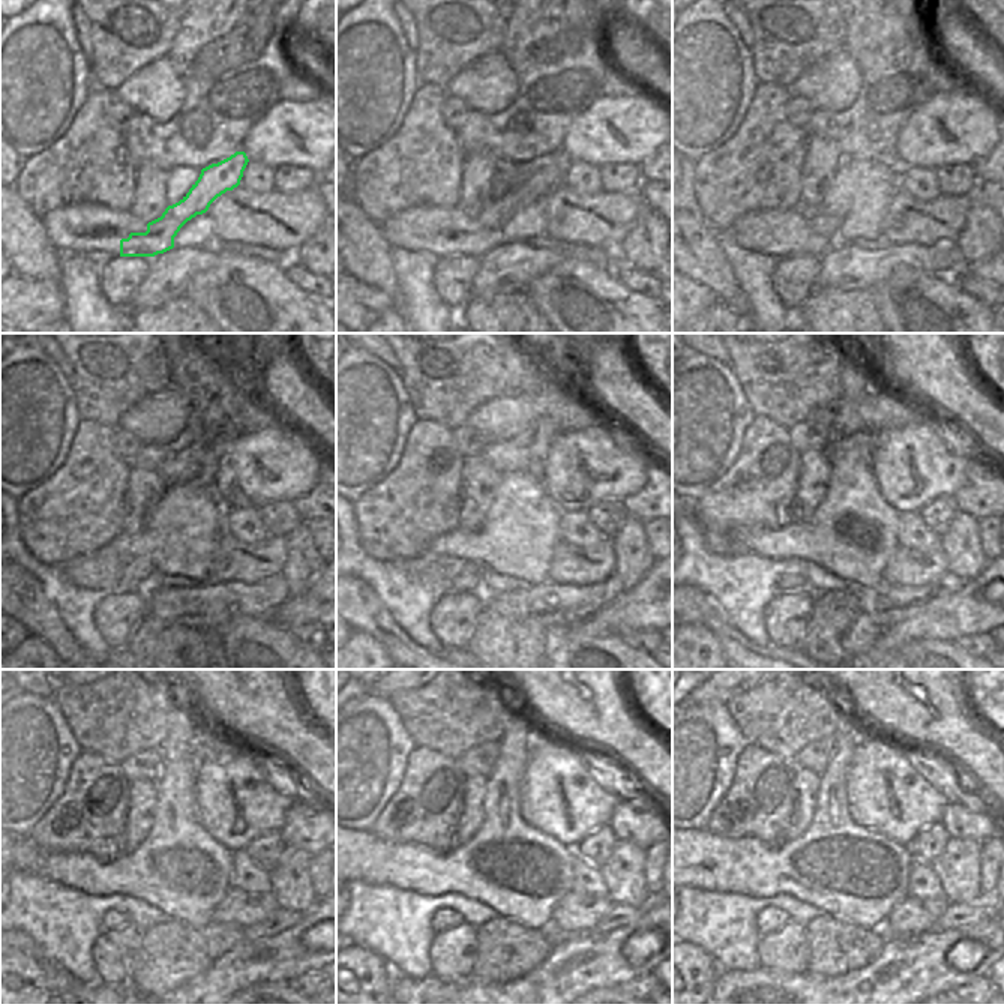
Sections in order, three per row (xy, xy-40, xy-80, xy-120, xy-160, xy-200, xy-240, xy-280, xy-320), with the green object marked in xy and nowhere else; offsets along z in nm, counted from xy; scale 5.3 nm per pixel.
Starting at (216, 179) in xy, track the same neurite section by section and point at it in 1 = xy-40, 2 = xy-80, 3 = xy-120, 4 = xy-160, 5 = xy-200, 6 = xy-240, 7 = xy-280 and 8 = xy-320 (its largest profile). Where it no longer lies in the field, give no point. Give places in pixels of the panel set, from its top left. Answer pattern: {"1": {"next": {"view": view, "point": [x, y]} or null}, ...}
{"1": {"next": {"view": "xy-40", "point": [545, 177]}}, "2": {"next": {"view": "xy-80", "point": [814, 243]}}, "3": {"next": {"view": "xy-120", "point": [138, 569]}}, "4": {"next": {"view": "xy-160", "point": [467, 581]}}, "5": {"next": {"view": "xy-200", "point": [787, 583]}}, "6": {"next": {"view": "xy-240", "point": [111, 919]}}, "7": {"next": {"view": "xy-280", "point": [443, 919]}}, "8": {"next": {"view": "xy-320", "point": [769, 920]}}}

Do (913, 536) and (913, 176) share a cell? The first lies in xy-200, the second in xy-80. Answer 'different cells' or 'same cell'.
same cell

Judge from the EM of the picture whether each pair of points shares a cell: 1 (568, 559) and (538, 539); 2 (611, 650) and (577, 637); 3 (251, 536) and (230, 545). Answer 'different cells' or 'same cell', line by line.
1: different cells
2: same cell
3: different cells

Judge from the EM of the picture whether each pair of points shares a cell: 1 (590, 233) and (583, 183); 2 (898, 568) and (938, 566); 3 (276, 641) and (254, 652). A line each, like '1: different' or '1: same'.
1: different
2: same
3: same

